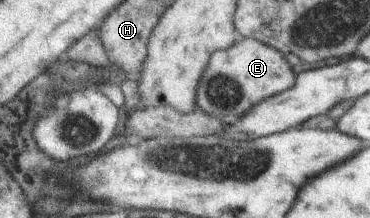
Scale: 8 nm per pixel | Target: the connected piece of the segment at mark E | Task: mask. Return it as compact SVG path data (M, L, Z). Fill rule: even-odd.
M241 37L234 46L213 54L197 92L198 108L215 117L242 117L260 103L294 88L297 74L288 66L283 52L259 41Z

